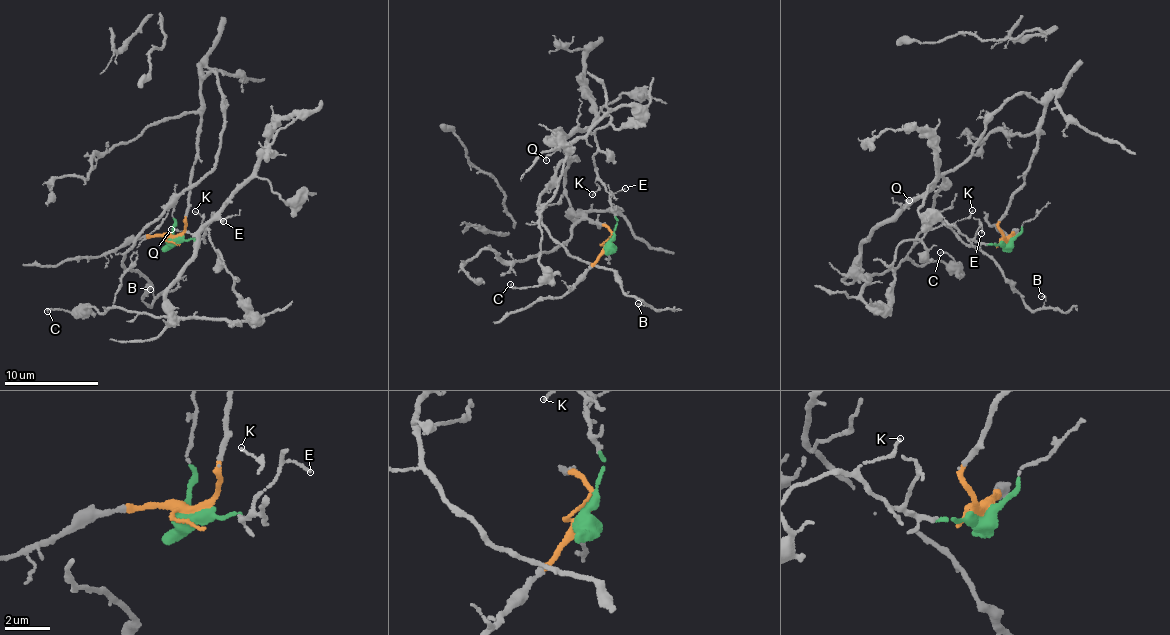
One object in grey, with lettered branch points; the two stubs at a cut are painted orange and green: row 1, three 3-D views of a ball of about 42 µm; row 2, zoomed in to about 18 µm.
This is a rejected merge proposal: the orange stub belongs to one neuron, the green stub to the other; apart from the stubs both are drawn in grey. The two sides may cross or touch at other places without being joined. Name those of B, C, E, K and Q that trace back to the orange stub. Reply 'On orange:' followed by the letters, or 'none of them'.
On orange: B

